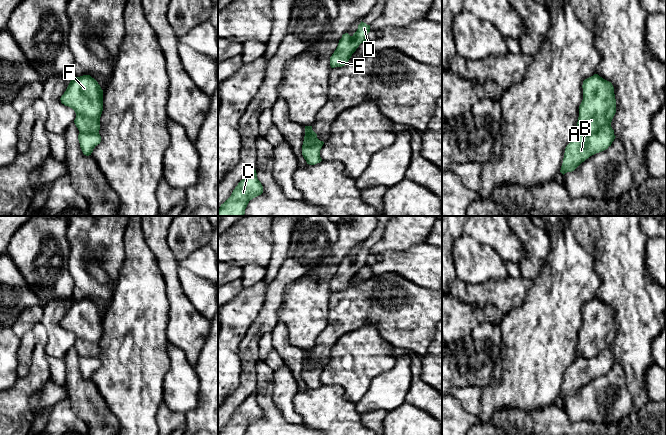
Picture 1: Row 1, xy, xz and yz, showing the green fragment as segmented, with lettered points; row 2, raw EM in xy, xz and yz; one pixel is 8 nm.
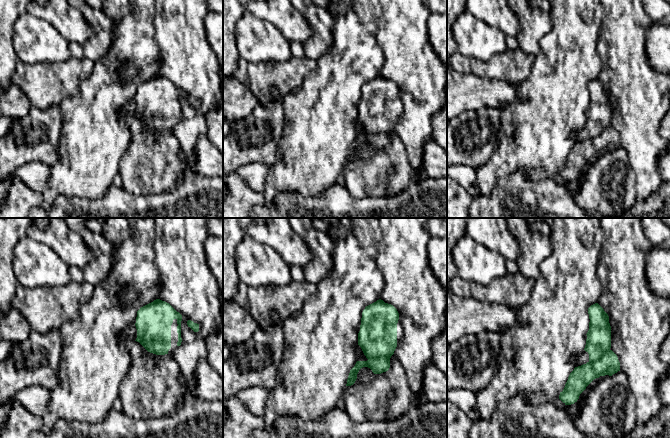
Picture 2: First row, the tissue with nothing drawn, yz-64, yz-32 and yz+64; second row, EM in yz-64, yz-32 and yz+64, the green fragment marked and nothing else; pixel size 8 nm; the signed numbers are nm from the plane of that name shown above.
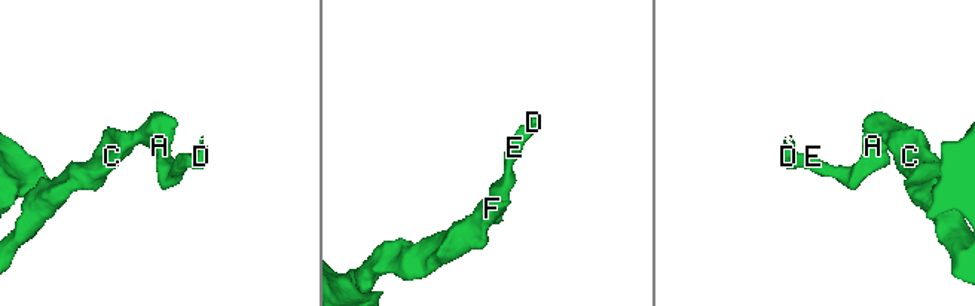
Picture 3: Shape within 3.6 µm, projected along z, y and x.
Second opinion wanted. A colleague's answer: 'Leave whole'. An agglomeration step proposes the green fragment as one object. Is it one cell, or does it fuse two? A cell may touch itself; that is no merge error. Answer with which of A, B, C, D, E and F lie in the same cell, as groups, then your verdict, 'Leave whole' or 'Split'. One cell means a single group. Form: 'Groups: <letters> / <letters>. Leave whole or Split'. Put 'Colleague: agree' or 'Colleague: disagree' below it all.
Groups: A C F / B D E. Split
Colleague: disagree

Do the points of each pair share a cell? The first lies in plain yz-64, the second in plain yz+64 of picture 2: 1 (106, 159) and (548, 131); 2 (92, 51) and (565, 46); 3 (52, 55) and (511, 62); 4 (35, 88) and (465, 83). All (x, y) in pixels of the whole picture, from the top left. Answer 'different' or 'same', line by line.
1: same
2: different
3: different
4: different

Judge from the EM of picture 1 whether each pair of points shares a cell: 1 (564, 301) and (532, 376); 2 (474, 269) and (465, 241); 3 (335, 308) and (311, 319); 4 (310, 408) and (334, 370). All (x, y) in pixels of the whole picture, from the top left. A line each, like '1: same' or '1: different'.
1: same
2: same
3: different
4: different

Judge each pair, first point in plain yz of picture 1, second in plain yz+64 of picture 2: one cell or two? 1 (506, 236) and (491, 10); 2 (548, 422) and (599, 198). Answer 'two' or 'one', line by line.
1: one
2: two

